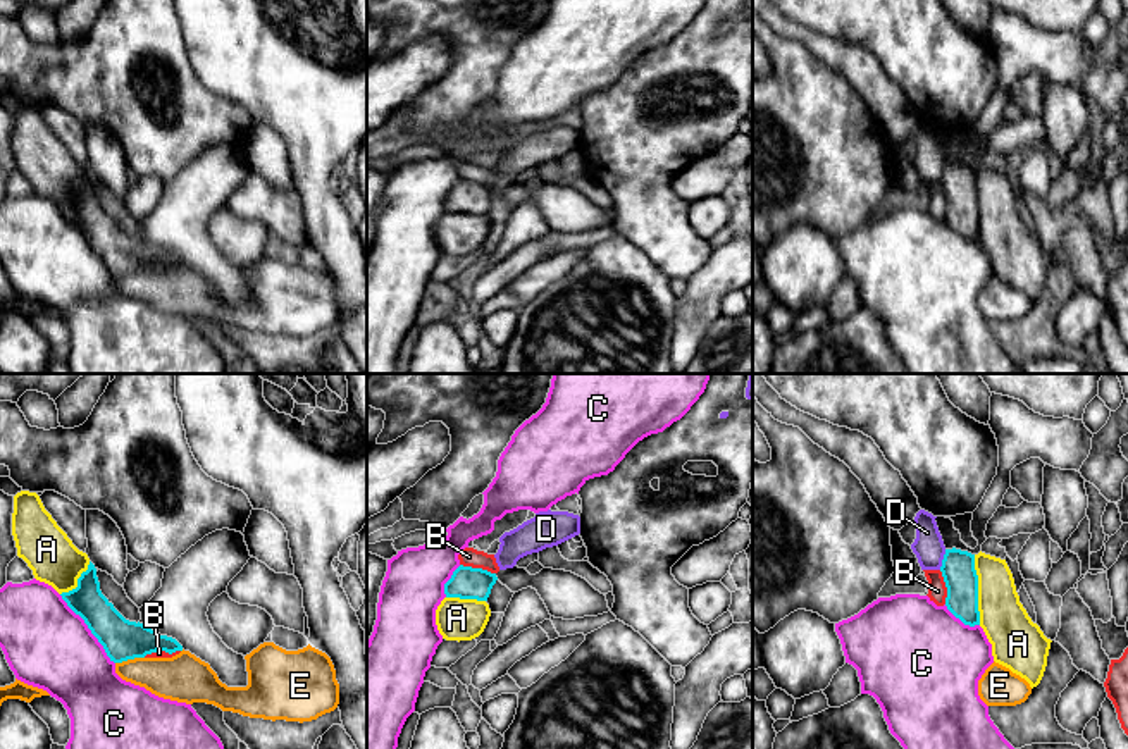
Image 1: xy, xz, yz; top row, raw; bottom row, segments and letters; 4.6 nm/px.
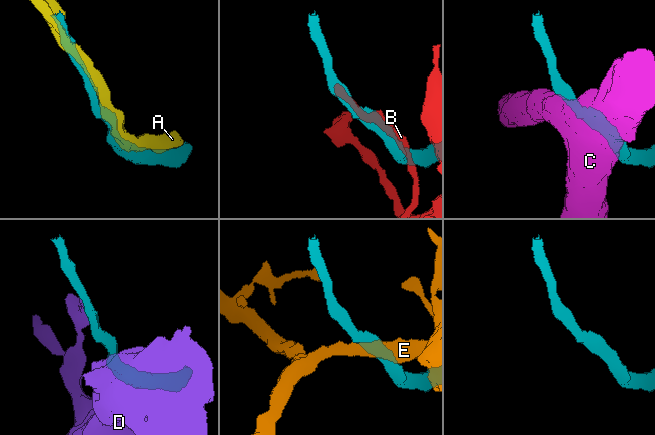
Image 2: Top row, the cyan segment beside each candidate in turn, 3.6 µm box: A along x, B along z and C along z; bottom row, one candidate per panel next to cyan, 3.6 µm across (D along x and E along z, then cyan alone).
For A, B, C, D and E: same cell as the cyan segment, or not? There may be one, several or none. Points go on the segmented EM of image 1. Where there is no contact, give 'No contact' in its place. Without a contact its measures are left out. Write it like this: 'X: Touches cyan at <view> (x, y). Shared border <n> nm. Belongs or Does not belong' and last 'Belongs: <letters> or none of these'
A: Touches cyan at yz (977, 589). Shared border 320 nm. Belongs
B: Touches cyan at xz (477, 569). Shared border 180 nm. Does not belong
C: Touches cyan at xy (88, 627). Shared border 420 nm. Does not belong
D: Touches cyan at yz (942, 560). Shared border 100 nm. Does not belong
E: Touches cyan at xy (130, 658). Shared border 140 nm. Does not belong
Belongs: A

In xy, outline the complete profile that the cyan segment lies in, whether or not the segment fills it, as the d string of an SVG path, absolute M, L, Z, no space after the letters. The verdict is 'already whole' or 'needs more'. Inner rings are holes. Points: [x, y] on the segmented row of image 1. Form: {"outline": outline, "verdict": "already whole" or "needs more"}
{"outline": "M36 492L14 496L12 535L17 556L36 580L52 585L79 615L114 663L146 654L183 651L183 646L143 623L126 620L102 594L96 568L45 510Z", "verdict": "needs more"}

